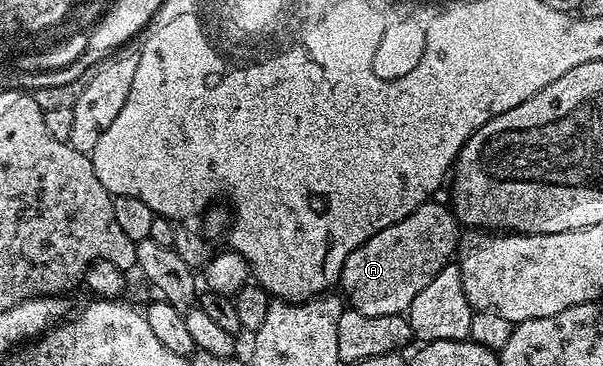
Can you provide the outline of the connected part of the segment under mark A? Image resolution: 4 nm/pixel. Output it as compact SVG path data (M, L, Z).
M432 200L413 210L413 214L407 215L401 222L383 227L373 238L367 239L361 247L351 251L345 260L345 265L342 266L339 286L346 303L358 313L369 317L397 316L406 313L408 306L417 298L417 294L447 263L452 261L458 249L460 235L461 228L458 220L455 219L454 211Z

